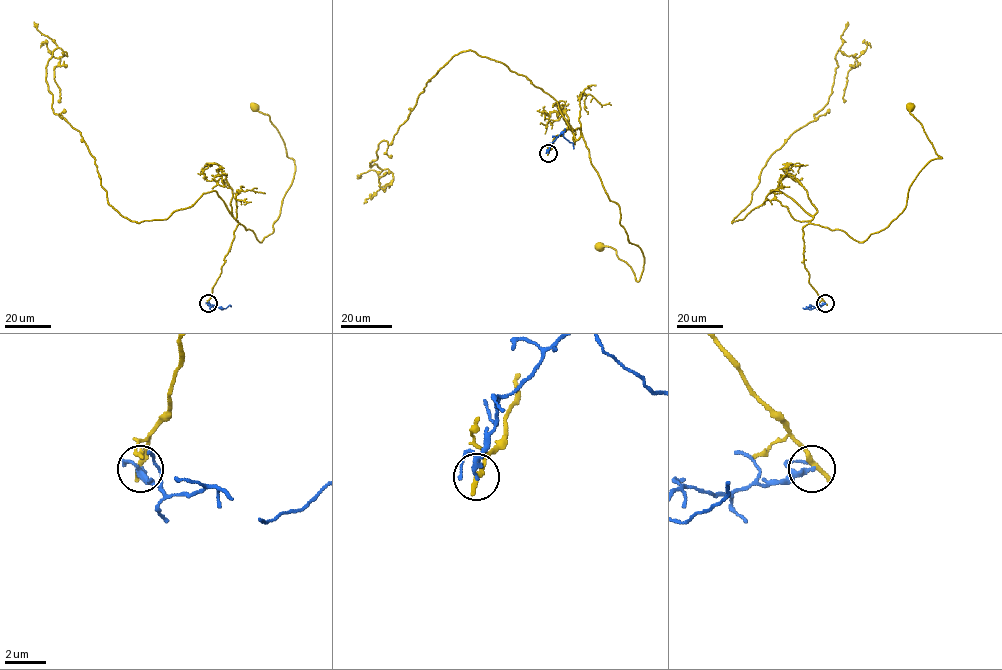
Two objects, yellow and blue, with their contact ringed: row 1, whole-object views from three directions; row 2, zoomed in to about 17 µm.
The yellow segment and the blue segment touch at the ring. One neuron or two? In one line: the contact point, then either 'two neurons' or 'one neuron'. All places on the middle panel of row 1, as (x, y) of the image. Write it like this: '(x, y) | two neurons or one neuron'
(548, 153) | two neurons

